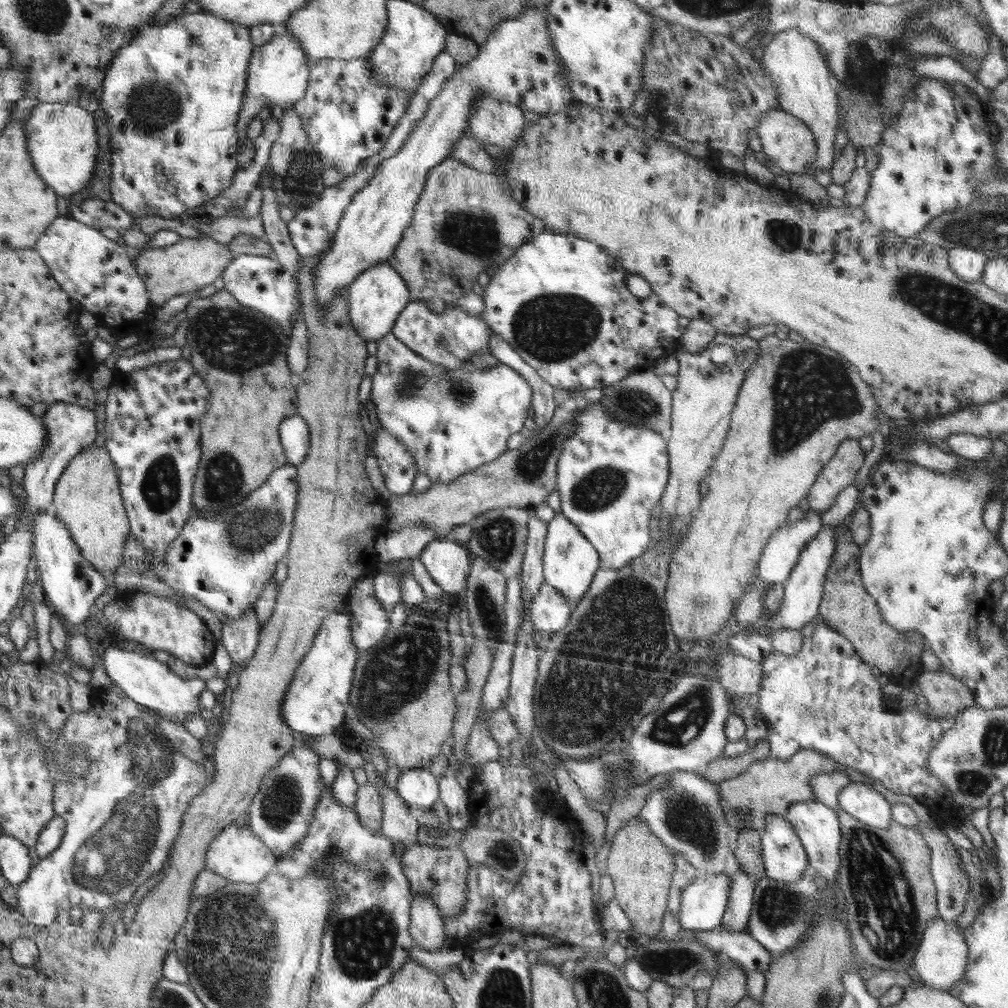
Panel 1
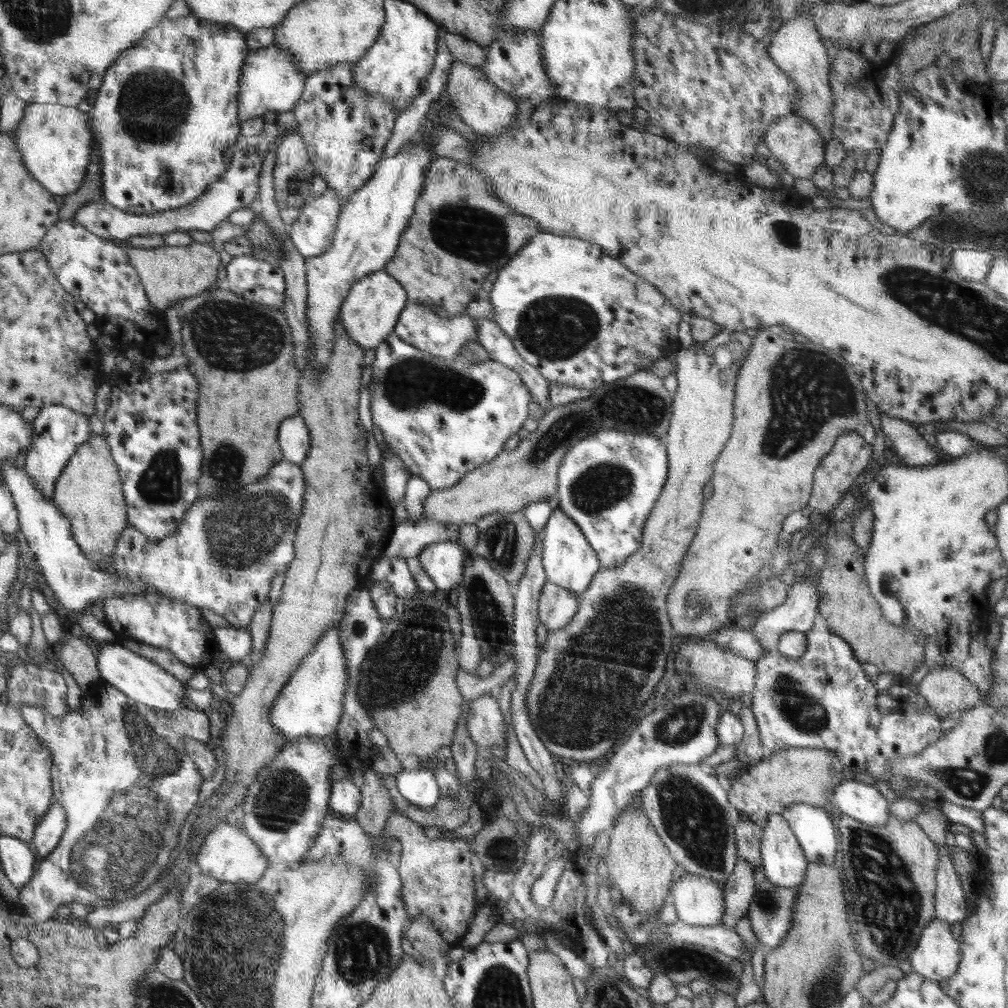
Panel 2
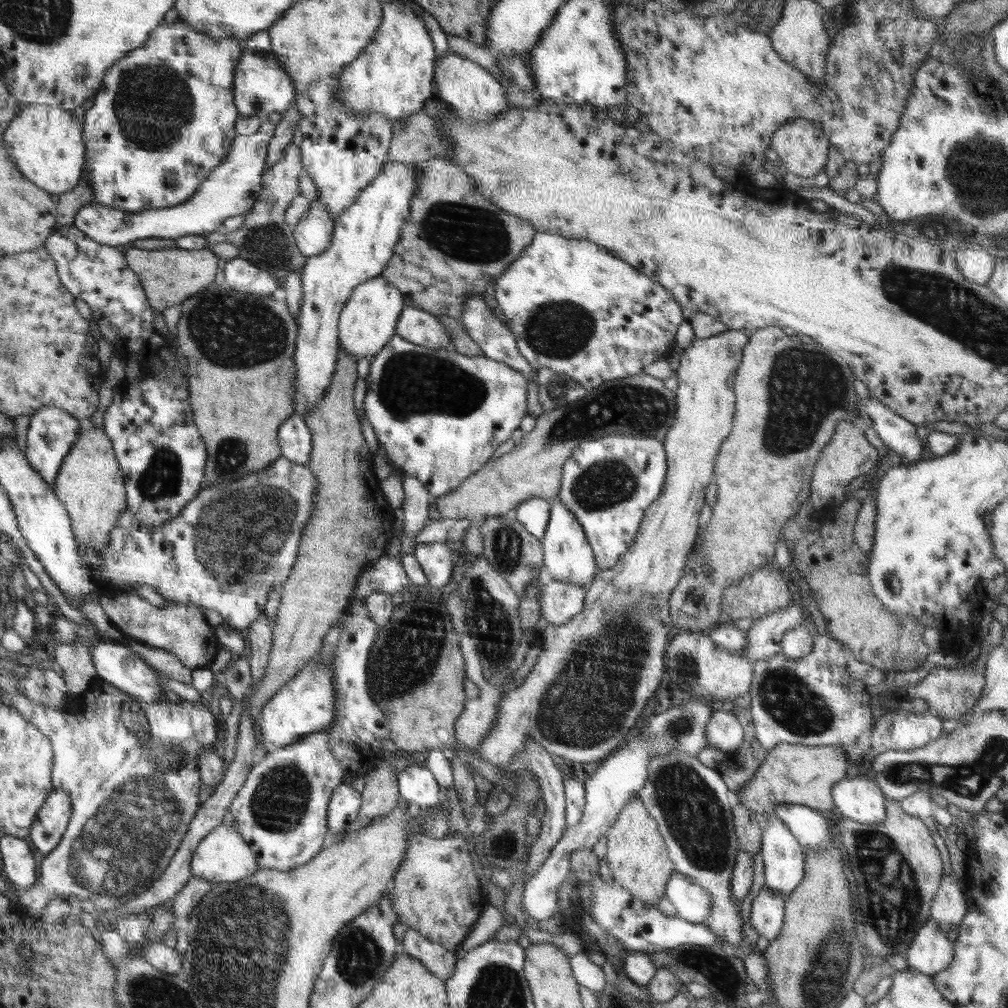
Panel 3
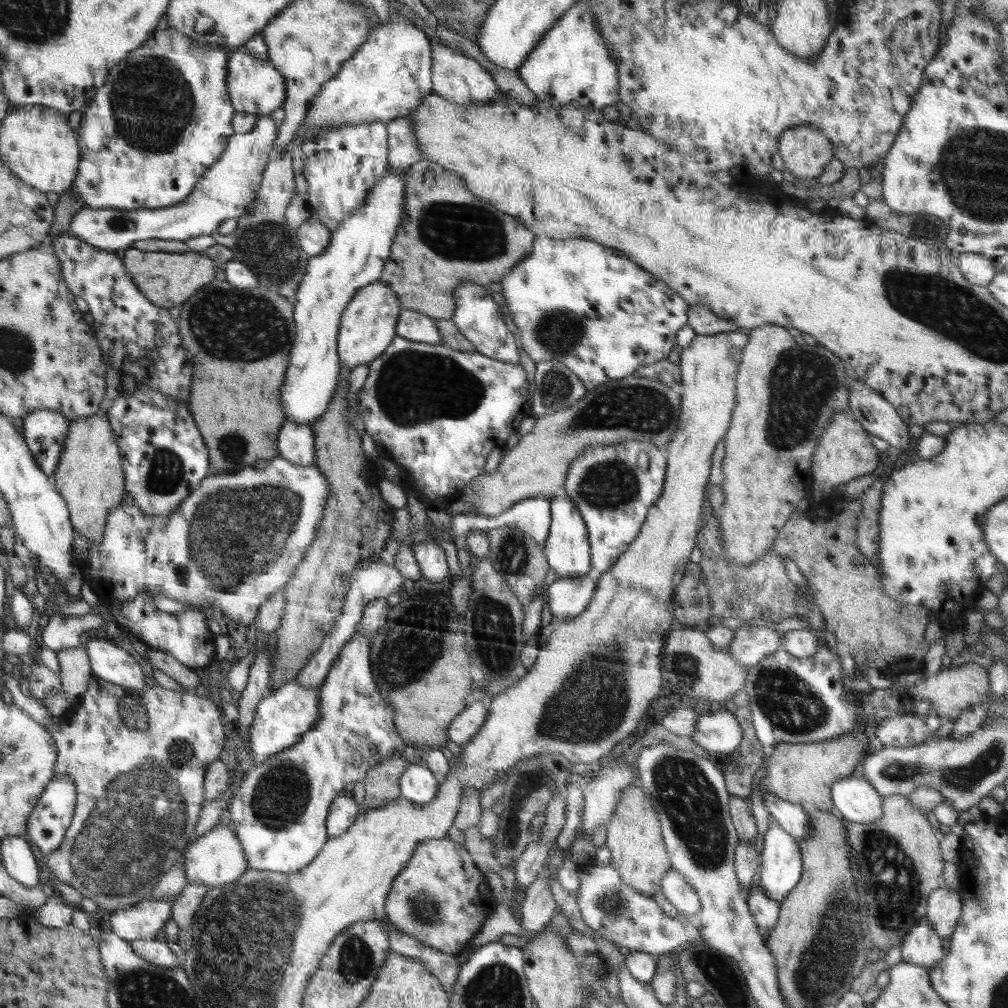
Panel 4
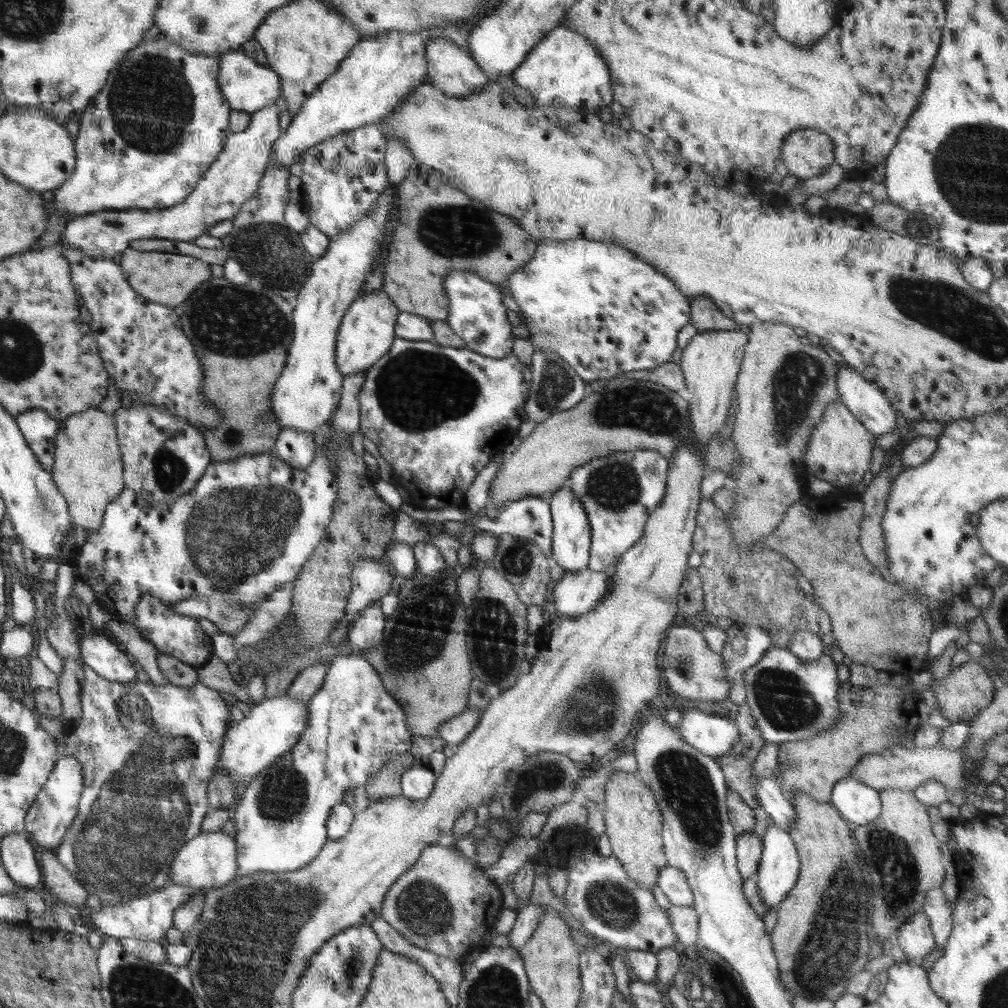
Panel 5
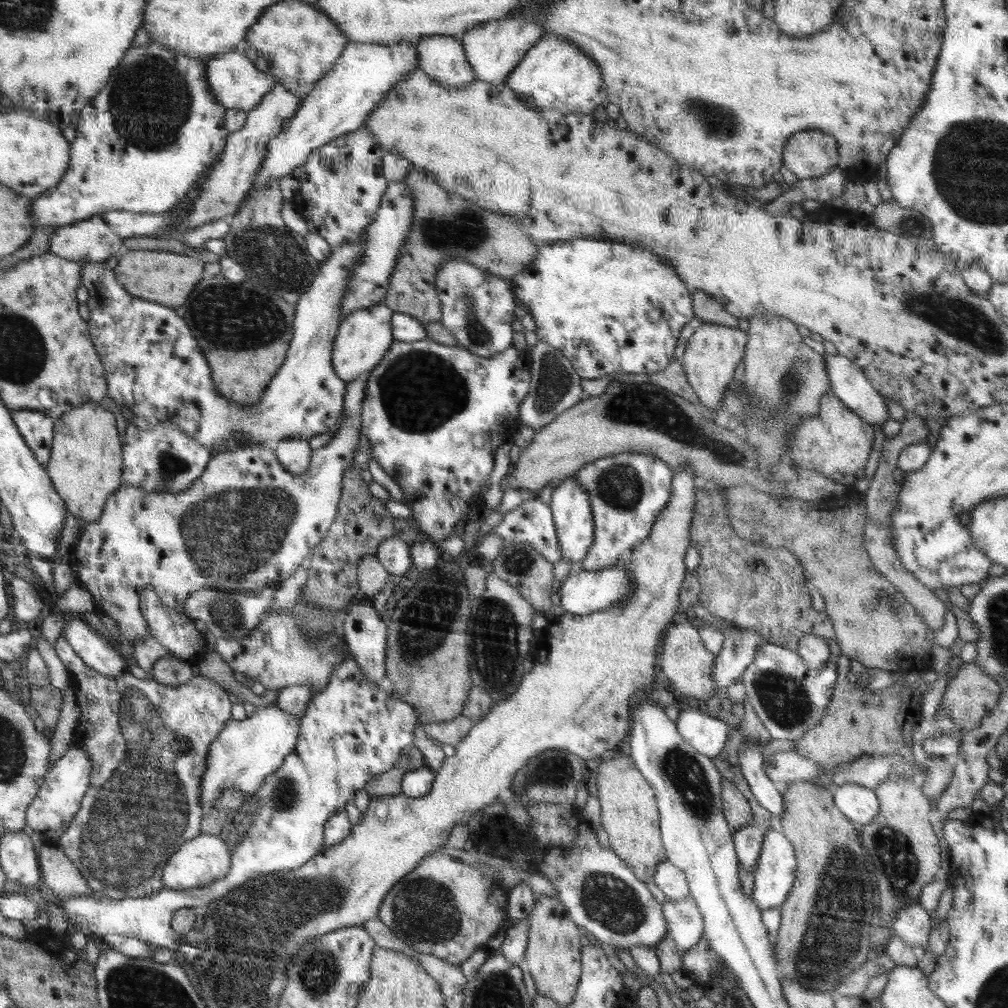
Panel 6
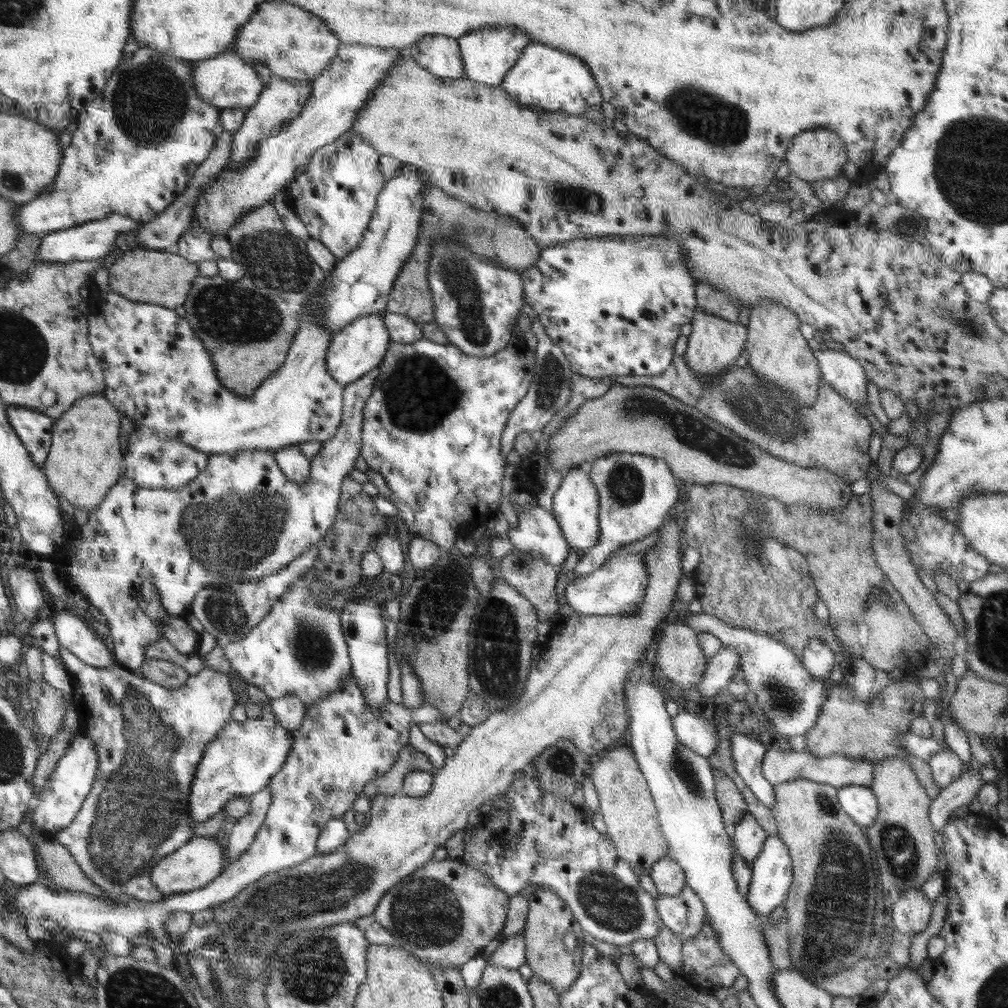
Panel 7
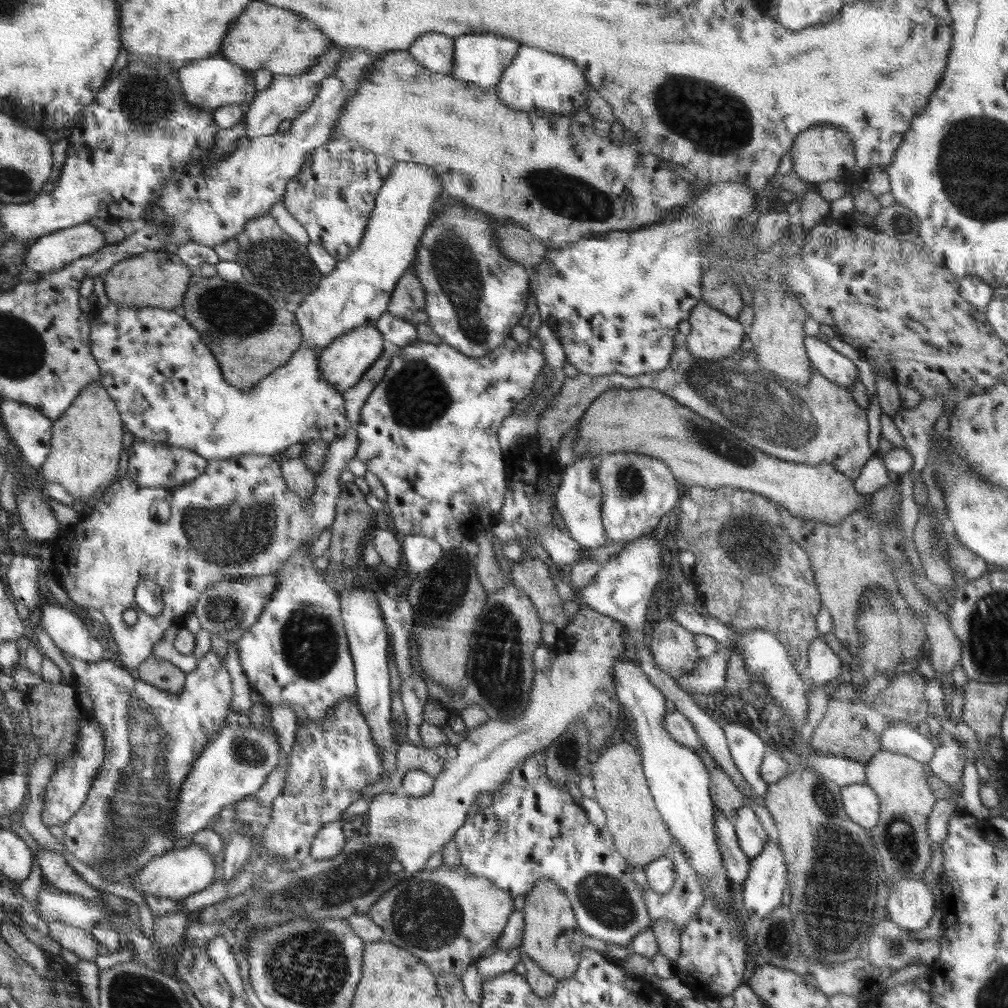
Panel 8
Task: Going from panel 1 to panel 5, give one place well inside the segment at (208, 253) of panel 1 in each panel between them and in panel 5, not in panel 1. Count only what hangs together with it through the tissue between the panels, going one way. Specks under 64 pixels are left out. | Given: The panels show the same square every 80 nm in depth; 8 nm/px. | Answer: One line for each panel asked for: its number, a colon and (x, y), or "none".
2: (169, 273)
3: (170, 276)
4: (168, 279)
5: (170, 279)

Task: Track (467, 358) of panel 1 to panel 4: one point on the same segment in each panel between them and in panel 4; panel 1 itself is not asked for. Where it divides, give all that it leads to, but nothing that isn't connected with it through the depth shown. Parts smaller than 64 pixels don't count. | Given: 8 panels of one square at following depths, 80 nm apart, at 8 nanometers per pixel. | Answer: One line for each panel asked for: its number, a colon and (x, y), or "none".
2: (418, 325)
3: (416, 325)
4: (413, 325)

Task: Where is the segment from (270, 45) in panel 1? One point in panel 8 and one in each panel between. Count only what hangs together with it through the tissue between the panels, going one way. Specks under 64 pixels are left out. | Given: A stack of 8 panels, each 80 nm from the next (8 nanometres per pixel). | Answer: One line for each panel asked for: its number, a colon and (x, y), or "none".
2: (274, 80)
3: (263, 86)
4: (259, 88)
5: (248, 86)
6: (233, 78)
7: (228, 81)
8: (208, 83)

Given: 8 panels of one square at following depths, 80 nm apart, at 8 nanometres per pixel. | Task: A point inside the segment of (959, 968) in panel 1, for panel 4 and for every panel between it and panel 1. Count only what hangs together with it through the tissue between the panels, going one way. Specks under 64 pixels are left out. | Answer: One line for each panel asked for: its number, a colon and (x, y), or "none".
2: (937, 956)
3: (931, 951)
4: (922, 946)

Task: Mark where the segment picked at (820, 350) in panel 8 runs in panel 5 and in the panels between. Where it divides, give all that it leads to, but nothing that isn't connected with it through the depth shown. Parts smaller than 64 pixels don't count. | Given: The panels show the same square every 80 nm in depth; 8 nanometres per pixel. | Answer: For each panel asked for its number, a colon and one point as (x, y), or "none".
5: (866, 403)
6: (849, 385)
7: (846, 375)

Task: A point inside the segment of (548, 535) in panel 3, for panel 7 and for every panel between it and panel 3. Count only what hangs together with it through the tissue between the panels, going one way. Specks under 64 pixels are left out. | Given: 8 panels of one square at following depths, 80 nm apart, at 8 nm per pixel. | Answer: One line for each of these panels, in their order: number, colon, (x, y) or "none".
4: (567, 550)
5: (571, 534)
6: (572, 513)
7: (576, 502)

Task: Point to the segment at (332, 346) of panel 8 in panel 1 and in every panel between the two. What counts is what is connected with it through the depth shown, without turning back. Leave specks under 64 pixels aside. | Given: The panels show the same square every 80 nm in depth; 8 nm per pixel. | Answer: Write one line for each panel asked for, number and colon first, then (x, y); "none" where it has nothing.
1: (377, 298)
2: (370, 312)
3: (369, 320)
4: (368, 327)
5: (368, 328)
6: (365, 336)
7: (357, 349)

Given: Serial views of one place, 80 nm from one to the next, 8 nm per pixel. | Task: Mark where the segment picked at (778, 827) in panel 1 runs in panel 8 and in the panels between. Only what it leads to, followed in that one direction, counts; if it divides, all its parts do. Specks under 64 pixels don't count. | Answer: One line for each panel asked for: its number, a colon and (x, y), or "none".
2: (784, 862)
3: (784, 857)
4: (781, 866)
5: (779, 868)
6: (774, 875)
7: (772, 870)
8: (767, 879)

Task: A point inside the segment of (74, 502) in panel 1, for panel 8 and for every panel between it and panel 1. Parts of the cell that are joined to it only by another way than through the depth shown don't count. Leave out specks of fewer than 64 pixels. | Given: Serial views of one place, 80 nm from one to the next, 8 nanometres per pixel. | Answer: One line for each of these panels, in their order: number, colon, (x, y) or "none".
2: (89, 492)
3: (90, 485)
4: (89, 477)
5: (88, 471)
6: (86, 461)
7: (85, 461)
8: (85, 444)

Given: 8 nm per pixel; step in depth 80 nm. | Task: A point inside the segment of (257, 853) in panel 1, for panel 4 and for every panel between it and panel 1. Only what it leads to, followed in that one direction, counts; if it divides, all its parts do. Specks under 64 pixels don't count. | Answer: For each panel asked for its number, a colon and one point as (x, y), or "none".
2: (228, 854)
3: (223, 856)
4: (217, 858)

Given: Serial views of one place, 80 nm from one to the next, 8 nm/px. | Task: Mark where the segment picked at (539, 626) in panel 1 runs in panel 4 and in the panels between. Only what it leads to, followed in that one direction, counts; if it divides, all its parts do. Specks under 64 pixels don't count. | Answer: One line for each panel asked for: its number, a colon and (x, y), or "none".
2: (557, 605)
3: (561, 601)
4: (567, 597)

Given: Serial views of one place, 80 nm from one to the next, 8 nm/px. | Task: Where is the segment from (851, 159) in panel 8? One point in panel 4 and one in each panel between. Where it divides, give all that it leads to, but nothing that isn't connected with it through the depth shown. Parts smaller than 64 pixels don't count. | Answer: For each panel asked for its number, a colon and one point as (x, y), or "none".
4: (806, 150)
5: (807, 152)
6: (808, 154)
7: (814, 155)

